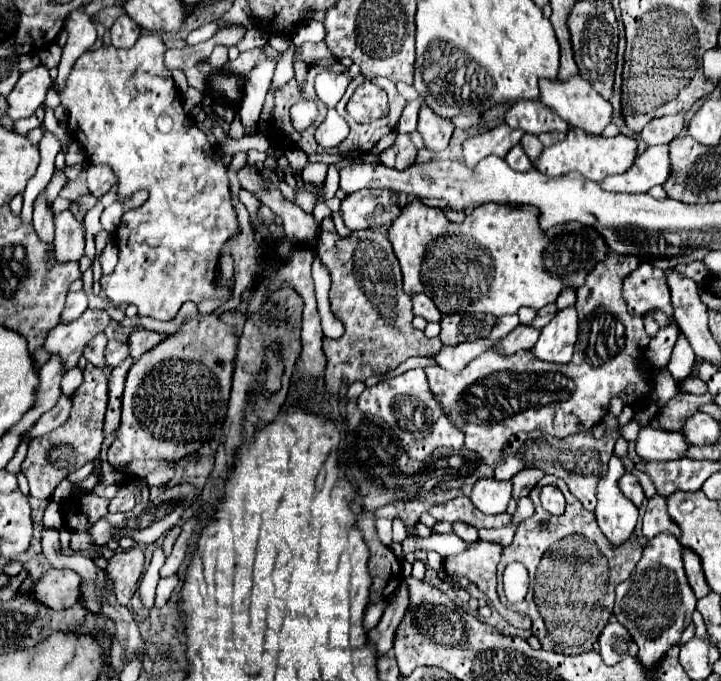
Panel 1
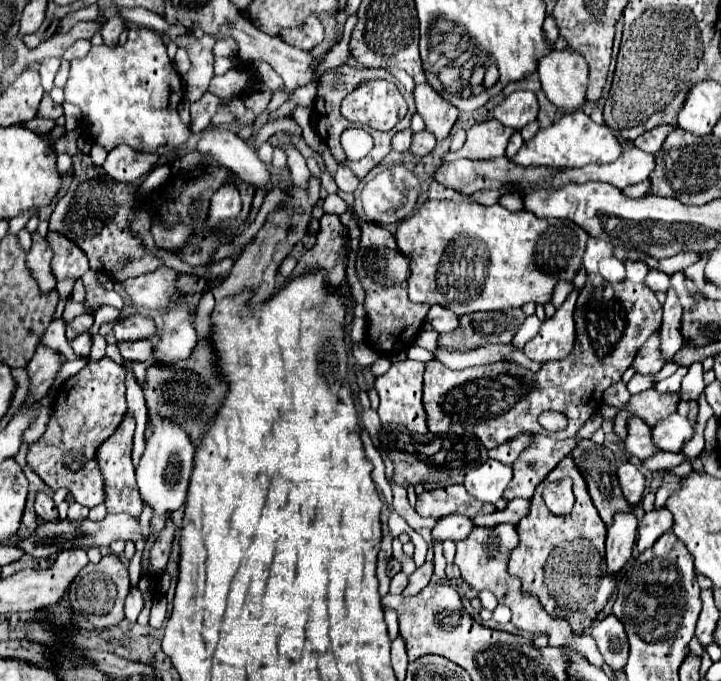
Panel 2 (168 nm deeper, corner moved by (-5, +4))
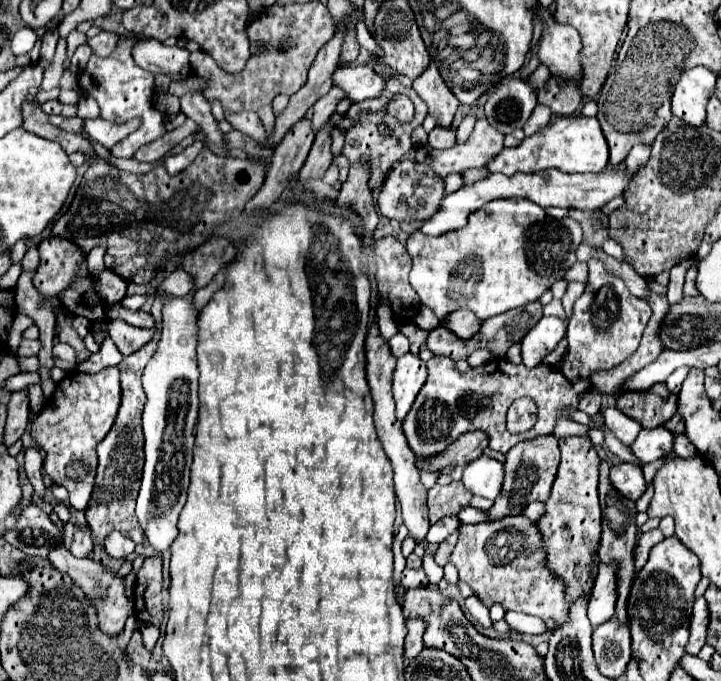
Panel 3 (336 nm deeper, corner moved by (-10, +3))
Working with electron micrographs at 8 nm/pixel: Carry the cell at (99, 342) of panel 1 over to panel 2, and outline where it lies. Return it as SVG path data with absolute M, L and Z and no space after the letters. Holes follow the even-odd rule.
M86 332L86 334L78 336L78 338L74 338L74 340L70 342L70 346L74 348L74 352L76 352L78 356L88 356L88 354L90 354L90 348L92 348L92 336Z

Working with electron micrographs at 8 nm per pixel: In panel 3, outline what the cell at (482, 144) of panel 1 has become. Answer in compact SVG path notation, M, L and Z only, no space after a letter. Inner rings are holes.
M477 119L473 133L467 143L455 145L445 151L431 149L429 145L417 147L417 161L433 167L441 177L447 173L463 173L463 169L473 169L485 165L503 149L503 135L493 129L487 119Z

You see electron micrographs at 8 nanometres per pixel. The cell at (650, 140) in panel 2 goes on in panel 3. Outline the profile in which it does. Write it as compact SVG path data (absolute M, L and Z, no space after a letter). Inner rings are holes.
M635 145L635 147L631 147L627 157L625 157L625 161L623 161L625 169L629 173L635 173L637 169L641 169L647 163L647 159L649 159L649 149L651 149L649 145Z

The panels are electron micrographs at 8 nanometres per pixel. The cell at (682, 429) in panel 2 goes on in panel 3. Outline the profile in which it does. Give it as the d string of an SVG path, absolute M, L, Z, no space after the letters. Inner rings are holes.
M665 427L655 429L641 429L639 437L631 443L633 455L643 463L651 463L655 459L661 459L665 453L673 449L673 433Z

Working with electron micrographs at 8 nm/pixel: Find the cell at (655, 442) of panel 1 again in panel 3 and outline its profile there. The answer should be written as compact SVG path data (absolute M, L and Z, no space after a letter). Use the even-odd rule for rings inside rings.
M607 407L601 411L601 417L603 417L603 423L607 425L607 429L623 443L623 445L631 445L631 441L635 441L635 437L639 435L641 431L641 425L623 415L617 407Z

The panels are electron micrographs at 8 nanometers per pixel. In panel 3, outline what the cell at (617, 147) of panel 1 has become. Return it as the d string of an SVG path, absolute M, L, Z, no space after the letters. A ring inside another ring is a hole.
M555 117L547 127L543 127L539 133L525 137L517 147L503 149L497 153L491 161L487 161L489 173L503 173L507 177L515 173L539 173L545 169L559 169L563 173L599 173L607 167L609 161L609 147L603 137L603 131L599 127L599 121L595 117Z

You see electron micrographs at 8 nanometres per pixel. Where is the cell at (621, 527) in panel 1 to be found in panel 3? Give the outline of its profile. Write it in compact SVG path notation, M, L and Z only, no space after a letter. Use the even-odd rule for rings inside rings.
M599 565L597 581L591 591L587 617L593 627L609 621L615 613L615 567L613 565Z

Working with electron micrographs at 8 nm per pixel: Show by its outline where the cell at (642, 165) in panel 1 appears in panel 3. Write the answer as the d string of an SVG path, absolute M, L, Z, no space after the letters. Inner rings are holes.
M623 165L619 167L609 167L601 173L577 173L577 175L567 175L559 169L547 169L539 173L515 173L513 177L503 177L503 173L491 173L483 181L477 181L475 185L463 185L459 191L447 195L443 199L443 207L421 225L421 233L439 237L449 231L459 231L467 225L467 217L477 211L481 205L493 201L493 199L503 199L503 197L523 197L539 207L565 207L565 209L583 209L583 211L599 211L601 205L611 201L617 195L623 195L625 185L633 177L623 171Z

